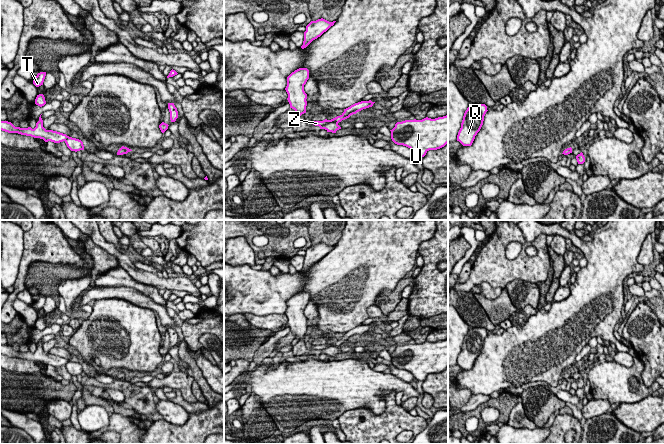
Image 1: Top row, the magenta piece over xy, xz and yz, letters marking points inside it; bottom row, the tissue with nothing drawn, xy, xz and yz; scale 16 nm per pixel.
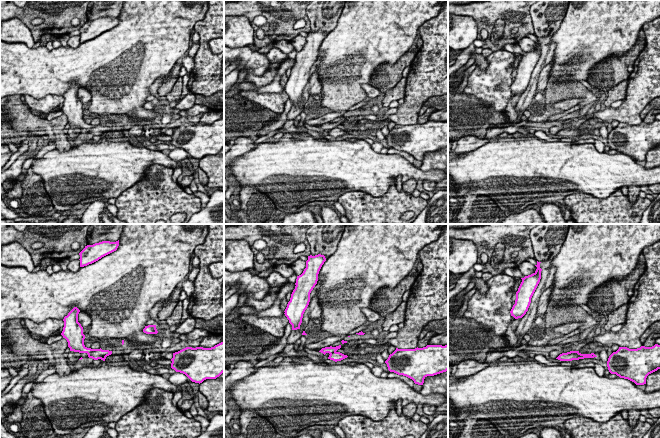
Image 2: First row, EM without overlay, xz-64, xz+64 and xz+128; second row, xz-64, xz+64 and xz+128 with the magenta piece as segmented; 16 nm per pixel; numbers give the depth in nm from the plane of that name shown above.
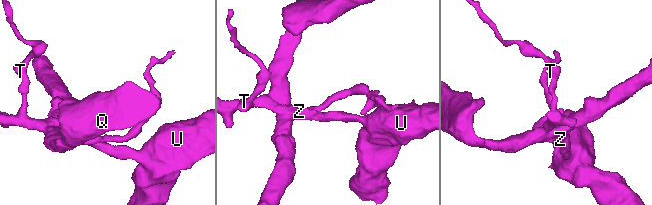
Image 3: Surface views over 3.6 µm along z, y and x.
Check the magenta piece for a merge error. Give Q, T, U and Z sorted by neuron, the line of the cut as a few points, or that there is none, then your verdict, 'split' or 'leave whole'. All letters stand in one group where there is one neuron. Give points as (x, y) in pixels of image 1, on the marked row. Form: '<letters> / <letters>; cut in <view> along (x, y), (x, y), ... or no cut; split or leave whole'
Q T Z / U; cut in xz along (337, 122), (332, 122), (326, 129); split

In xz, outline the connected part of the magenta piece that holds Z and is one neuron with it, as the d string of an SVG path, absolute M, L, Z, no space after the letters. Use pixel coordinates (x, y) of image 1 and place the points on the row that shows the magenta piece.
M340 115L340 116L337 116L337 117L333 118L333 119L331 119L331 120L325 119L325 120L323 120L323 121L313 121L313 125L319 126L320 129L325 129L325 130L327 130L327 127L328 127L332 122L334 122L334 123L339 123L339 122L341 122L342 120L345 120L345 119L347 119L347 117L343 117L342 115Z

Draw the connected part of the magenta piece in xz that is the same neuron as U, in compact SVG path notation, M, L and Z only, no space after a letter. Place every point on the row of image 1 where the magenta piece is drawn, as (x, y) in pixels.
M448 115L397 122L390 131L395 144L406 146L418 157L424 157L429 150L440 149L448 143Z

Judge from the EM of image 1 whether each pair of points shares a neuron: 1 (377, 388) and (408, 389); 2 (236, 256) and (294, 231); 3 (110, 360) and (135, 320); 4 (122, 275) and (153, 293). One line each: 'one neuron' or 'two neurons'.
1: one neuron
2: two neurons
3: one neuron
4: one neuron

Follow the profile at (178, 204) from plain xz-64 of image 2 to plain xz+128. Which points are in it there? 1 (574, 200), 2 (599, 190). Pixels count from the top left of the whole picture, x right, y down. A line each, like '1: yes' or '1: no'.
1: yes
2: no

